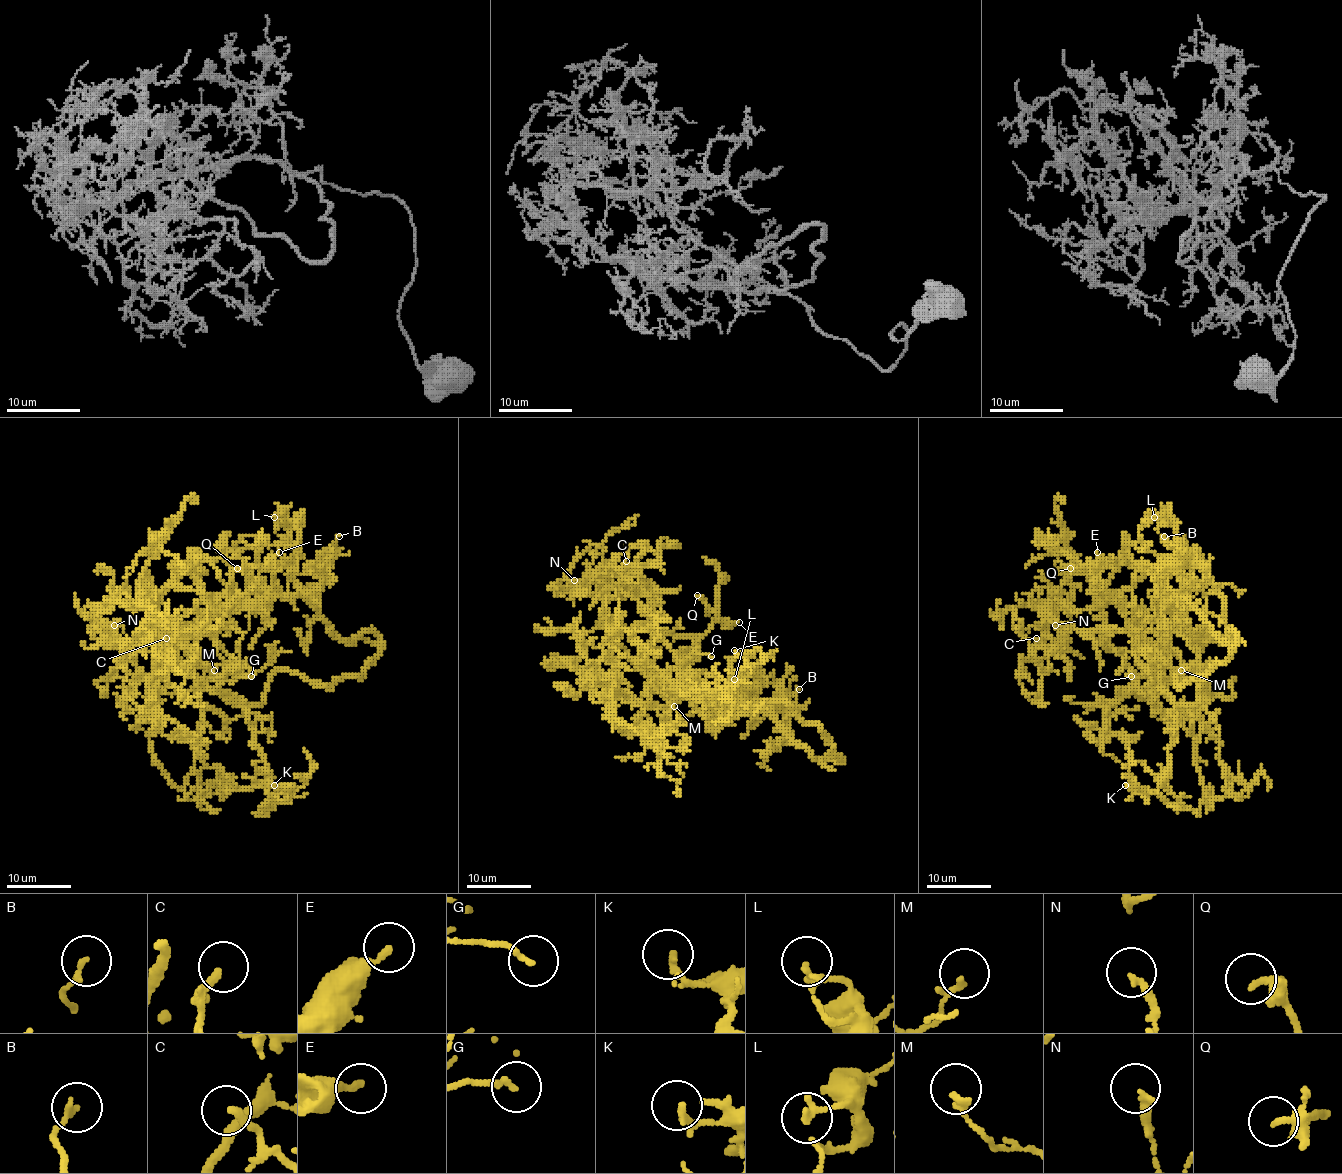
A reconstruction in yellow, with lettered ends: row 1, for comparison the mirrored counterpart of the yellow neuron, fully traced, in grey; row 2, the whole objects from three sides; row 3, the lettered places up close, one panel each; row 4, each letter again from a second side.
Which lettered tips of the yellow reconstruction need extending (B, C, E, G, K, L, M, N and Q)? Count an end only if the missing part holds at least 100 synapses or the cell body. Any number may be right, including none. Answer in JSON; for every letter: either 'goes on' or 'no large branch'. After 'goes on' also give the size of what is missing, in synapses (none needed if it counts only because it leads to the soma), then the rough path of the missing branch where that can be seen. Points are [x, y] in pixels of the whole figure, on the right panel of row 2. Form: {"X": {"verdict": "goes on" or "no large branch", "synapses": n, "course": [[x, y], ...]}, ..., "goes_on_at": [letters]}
{"B": {"verdict": "no large branch"}, "C": {"verdict": "no large branch"}, "E": {"verdict": "no large branch"}, "G": {"verdict": "no large branch"}, "K": {"verdict": "no large branch"}, "L": {"verdict": "no large branch"}, "M": {"verdict": "no large branch"}, "N": {"verdict": "no large branch"}, "Q": {"verdict": "no large branch"}, "goes_on_at": []}

